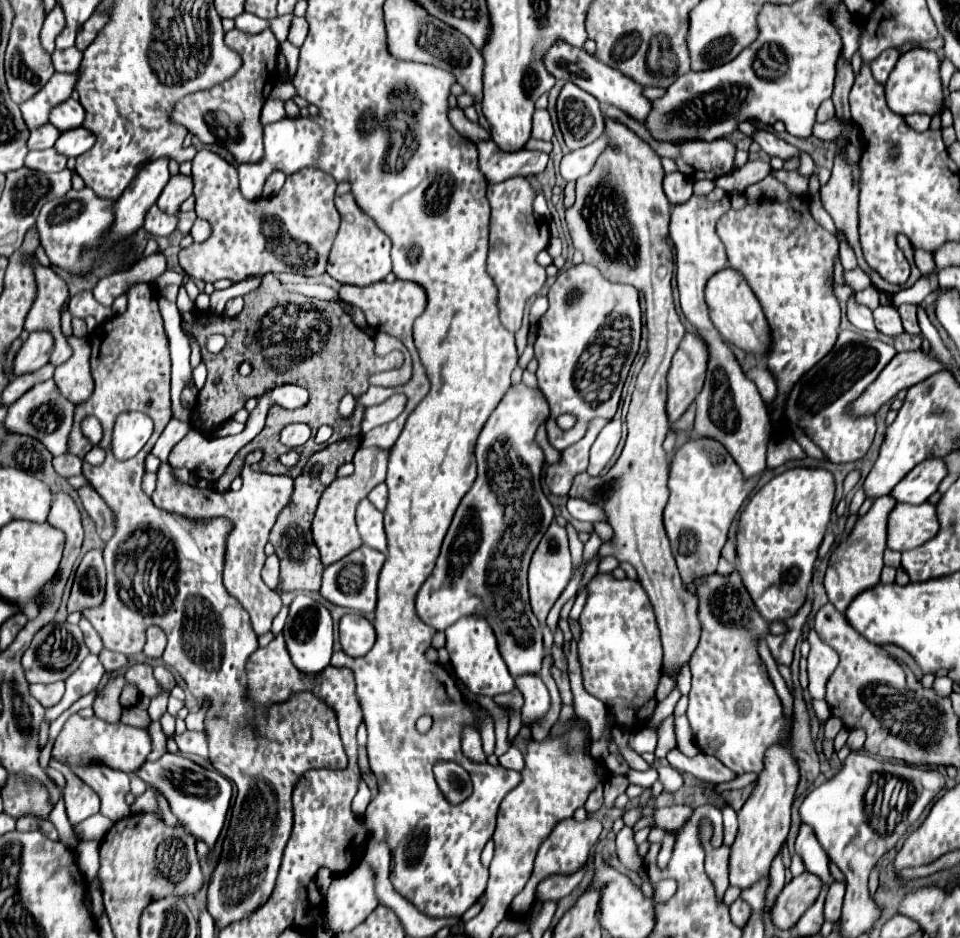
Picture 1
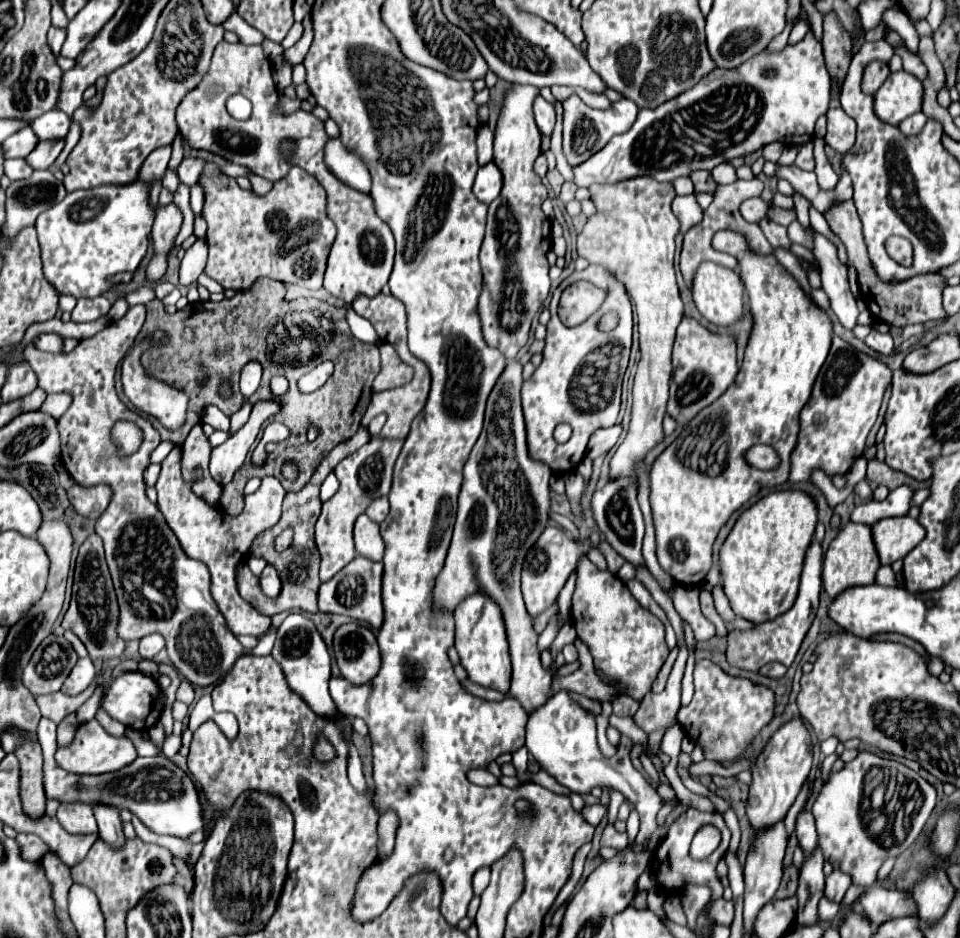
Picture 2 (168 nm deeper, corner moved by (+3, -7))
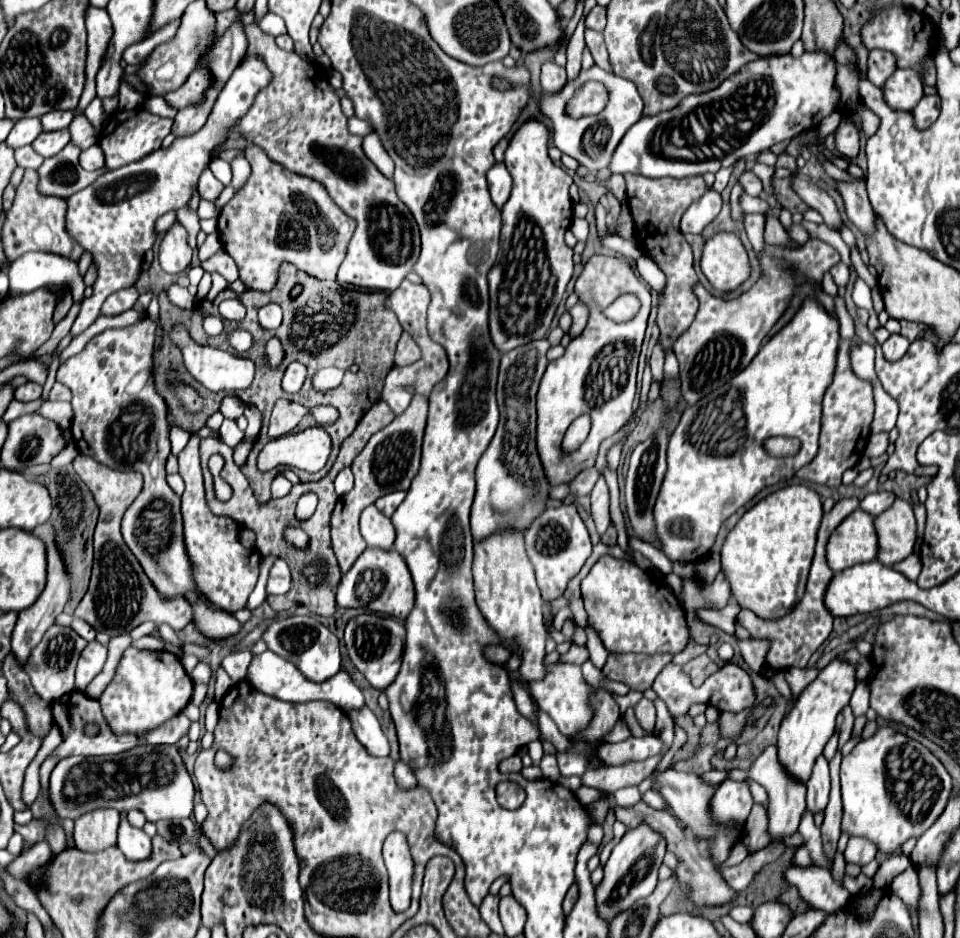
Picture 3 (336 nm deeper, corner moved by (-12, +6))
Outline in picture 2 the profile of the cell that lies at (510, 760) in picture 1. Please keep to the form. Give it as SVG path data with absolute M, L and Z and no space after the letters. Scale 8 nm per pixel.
M523 746L523 748L519 748L517 752L513 752L513 764L515 764L515 768L517 768L517 772L519 772L519 780L521 782L525 782L525 772L527 772L527 748Z

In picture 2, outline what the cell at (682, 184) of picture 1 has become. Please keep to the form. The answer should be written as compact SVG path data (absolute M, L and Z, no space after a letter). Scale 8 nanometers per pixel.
M689 194L689 196L677 196L673 200L673 212L675 216L679 218L679 232L685 234L689 228L697 226L697 222L701 222L703 218L703 210L695 198L695 194Z

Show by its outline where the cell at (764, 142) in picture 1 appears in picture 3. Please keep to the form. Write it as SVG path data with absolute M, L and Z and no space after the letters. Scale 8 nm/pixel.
M862 177L858 181L836 181L836 189L840 197L844 199L848 219L862 233L872 233L874 231L874 209L866 195L866 179Z

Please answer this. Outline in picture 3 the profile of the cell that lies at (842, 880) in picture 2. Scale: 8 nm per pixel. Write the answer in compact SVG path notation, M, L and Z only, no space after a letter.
M850 839L848 847L844 851L844 859L846 863L856 863L860 867L868 865L872 859L876 857L876 845L872 845L872 841L864 841L864 839Z

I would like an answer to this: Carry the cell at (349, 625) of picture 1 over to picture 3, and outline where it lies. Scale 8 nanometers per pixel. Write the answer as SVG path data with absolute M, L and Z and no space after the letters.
M360 613L352 617L344 631L344 643L348 649L348 655L352 663L358 667L358 671L368 679L368 683L376 689L386 689L402 663L402 649L404 649L404 625L392 617L382 617L376 613Z

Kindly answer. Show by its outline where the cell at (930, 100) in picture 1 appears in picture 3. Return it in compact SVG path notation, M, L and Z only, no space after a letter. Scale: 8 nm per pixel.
M896 69L884 83L884 101L898 111L912 111L924 97L924 83L916 69Z

